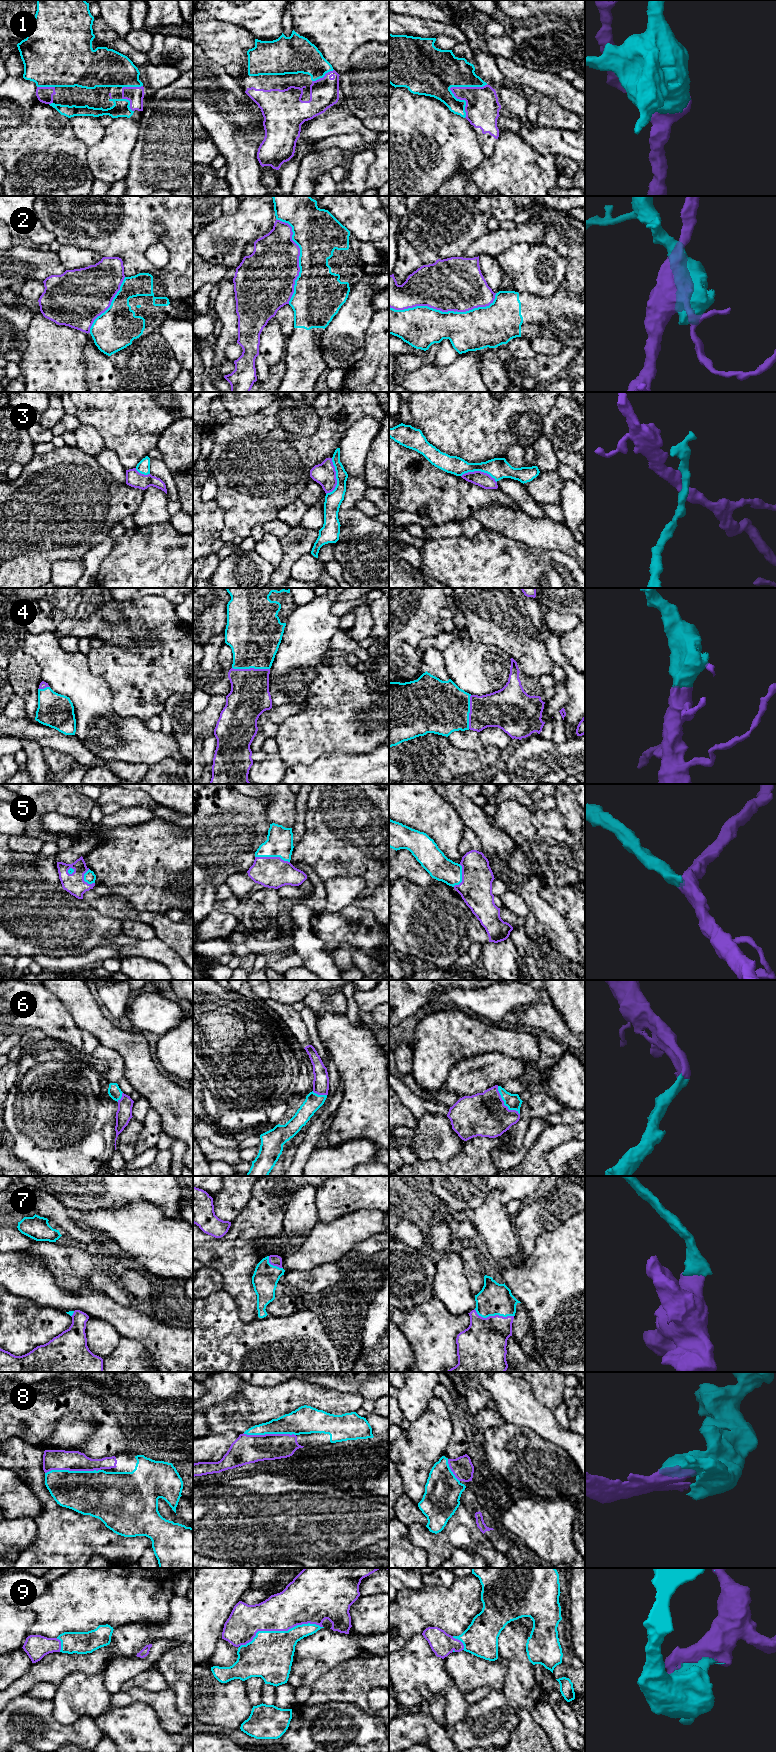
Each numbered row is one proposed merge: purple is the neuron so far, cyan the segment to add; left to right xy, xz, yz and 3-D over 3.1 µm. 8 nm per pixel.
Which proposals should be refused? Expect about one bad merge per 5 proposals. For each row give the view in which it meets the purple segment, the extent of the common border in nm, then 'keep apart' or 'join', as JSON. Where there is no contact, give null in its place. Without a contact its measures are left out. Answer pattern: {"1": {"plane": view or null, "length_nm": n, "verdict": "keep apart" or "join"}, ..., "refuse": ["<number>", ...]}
{"1": {"plane": "yz", "length_nm": 320, "verdict": "join"}, "2": {"plane": "yz", "length_nm": 850, "verdict": "keep apart"}, "3": {"plane": "xz", "length_nm": 300, "verdict": "keep apart"}, "4": {"plane": "xz", "length_nm": 300, "verdict": "join"}, "5": {"plane": "xz", "length_nm": 280, "verdict": "join"}, "6": {"plane": "yz", "length_nm": 300, "verdict": "join"}, "7": {"plane": "yz", "length_nm": 320, "verdict": "join"}, "8": {"plane": "xy", "length_nm": 440, "verdict": "join"}, "9": {"plane": "xz", "length_nm": 700, "verdict": "join"}, "refuse": ["2", "3"]}

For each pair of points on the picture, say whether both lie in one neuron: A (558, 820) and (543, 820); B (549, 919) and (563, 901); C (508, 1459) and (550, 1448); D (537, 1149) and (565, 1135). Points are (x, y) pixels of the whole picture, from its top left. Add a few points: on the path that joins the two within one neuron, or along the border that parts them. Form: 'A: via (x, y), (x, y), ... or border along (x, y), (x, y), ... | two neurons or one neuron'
A: via (554, 820), (547, 820) | one neuron
B: border along (554, 906), (570, 928) | two neurons
C: via (519, 1459), (540, 1459) | one neuron
D: via (544, 1143), (552, 1136), (558, 1135) | one neuron

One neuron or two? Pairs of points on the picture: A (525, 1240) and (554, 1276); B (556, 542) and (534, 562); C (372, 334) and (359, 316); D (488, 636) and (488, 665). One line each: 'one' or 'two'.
A: two
B: two
C: two
D: two

